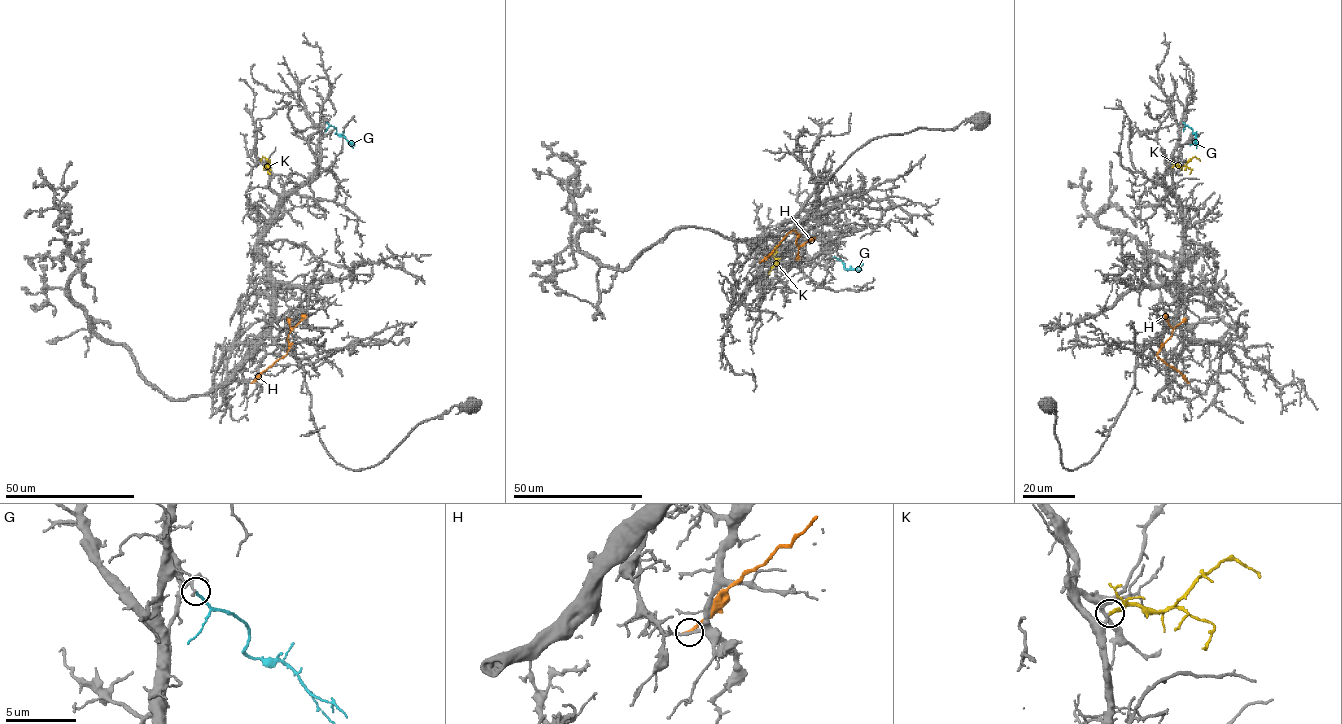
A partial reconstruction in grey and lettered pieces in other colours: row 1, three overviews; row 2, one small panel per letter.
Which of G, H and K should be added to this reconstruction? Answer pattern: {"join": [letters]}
{"join": ["K"]}

